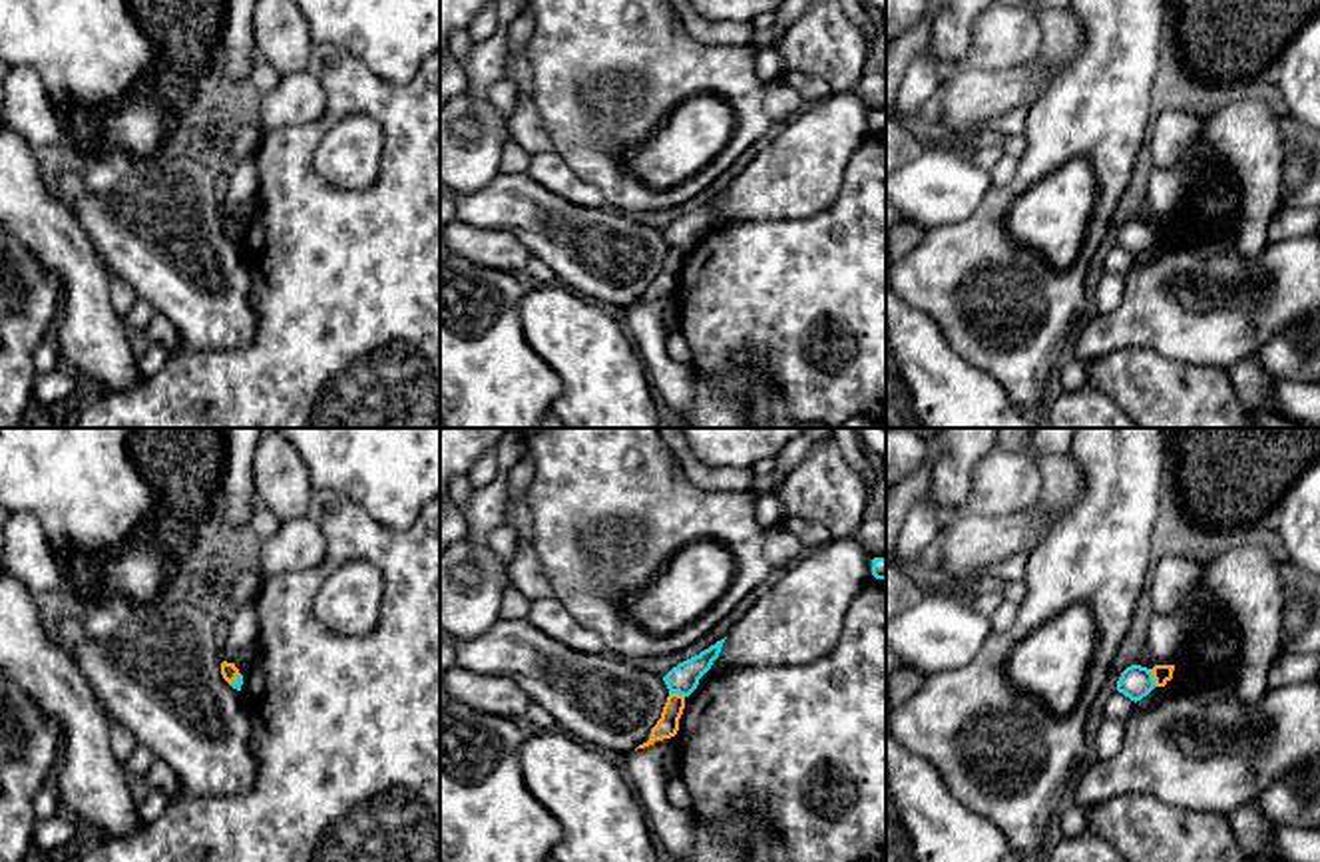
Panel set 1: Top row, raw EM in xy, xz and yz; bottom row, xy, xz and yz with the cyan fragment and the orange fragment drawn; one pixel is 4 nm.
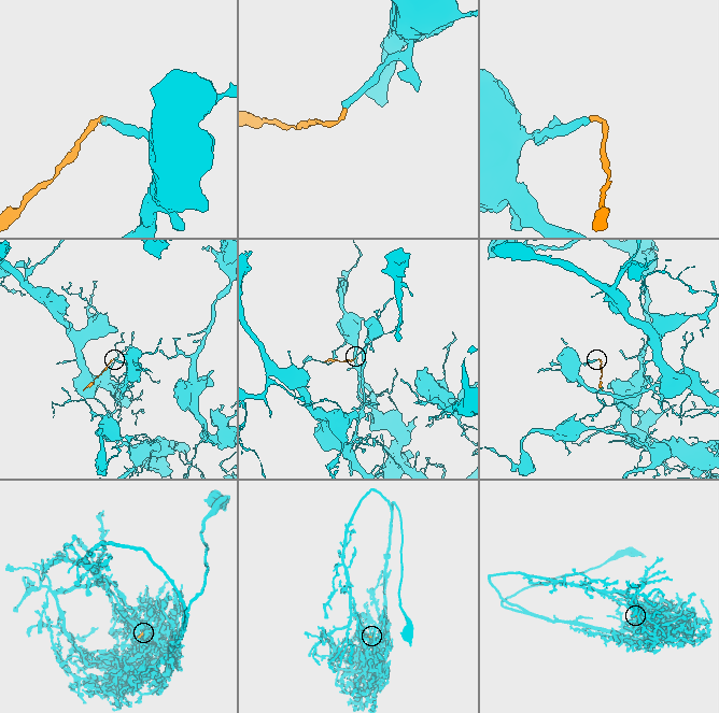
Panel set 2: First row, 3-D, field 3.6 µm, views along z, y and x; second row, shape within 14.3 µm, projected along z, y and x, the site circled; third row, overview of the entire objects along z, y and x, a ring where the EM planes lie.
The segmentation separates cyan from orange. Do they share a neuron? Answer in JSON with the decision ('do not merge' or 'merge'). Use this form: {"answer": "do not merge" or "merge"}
{"answer": "do not merge"}

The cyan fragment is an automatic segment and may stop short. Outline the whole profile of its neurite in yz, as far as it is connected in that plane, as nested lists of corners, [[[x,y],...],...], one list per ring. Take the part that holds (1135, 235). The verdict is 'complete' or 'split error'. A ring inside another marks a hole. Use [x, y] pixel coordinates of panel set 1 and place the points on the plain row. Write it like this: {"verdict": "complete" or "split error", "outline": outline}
{"verdict": "complete", "outline": [[[1141,219],[1127,221],[1117,235],[1117,245],[1135,257],[1147,251],[1155,241],[1151,223]]]}

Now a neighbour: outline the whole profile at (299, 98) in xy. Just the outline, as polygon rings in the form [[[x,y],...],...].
[[[309,72],[281,76],[277,88],[261,96],[259,129],[271,131],[309,123],[327,111],[327,92]]]

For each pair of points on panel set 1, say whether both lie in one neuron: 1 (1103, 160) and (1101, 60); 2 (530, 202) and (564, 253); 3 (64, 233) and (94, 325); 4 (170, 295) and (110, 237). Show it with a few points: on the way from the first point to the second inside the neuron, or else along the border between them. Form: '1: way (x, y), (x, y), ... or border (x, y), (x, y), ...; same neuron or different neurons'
1: way (1103, 136), (1103, 84); same neuron
2: way (540, 214), (564, 241); same neuron
3: way (68, 255), (86, 283), (86, 303); same neuron
4: way (170, 275), (130, 237); same neuron

